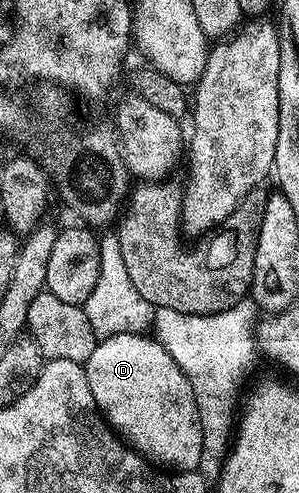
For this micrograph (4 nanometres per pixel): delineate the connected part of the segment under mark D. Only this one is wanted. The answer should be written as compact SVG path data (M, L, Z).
M142 333L101 339L83 366L102 419L138 455L173 473L200 468L203 429L195 393L183 369L156 338Z

